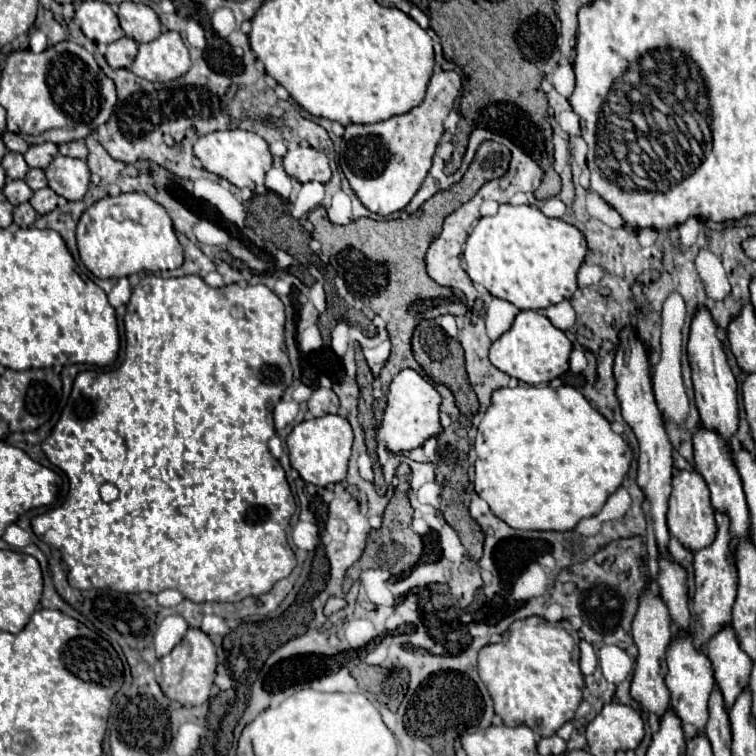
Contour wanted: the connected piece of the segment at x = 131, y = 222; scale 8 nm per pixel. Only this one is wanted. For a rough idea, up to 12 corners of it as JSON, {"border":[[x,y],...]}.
{"border":[[106,196],[76,228],[98,278],[182,266],[166,210]]}

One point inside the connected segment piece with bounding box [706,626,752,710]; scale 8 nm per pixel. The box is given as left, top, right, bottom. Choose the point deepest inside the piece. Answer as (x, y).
(731, 666)

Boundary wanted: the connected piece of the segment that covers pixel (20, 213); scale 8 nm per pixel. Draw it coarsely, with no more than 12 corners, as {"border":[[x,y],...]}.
{"border":[[28,202],[14,208],[14,224],[32,226],[38,214]]}

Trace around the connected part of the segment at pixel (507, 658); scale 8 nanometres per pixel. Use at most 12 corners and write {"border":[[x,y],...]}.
{"border":[[568,620],[512,622],[478,654],[506,726],[552,736],[584,676]]}

